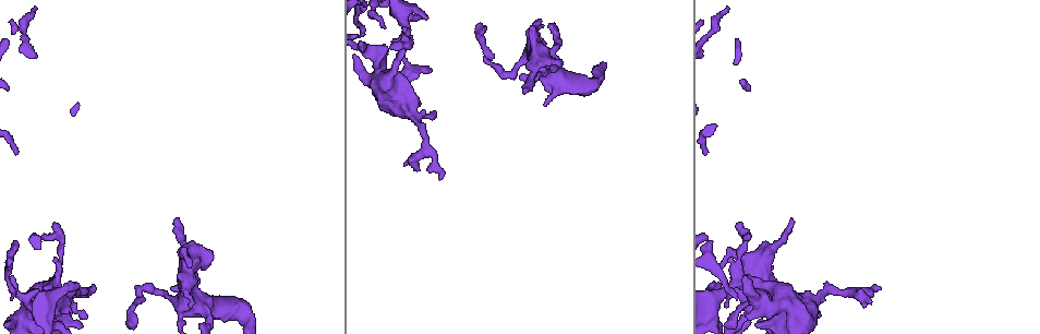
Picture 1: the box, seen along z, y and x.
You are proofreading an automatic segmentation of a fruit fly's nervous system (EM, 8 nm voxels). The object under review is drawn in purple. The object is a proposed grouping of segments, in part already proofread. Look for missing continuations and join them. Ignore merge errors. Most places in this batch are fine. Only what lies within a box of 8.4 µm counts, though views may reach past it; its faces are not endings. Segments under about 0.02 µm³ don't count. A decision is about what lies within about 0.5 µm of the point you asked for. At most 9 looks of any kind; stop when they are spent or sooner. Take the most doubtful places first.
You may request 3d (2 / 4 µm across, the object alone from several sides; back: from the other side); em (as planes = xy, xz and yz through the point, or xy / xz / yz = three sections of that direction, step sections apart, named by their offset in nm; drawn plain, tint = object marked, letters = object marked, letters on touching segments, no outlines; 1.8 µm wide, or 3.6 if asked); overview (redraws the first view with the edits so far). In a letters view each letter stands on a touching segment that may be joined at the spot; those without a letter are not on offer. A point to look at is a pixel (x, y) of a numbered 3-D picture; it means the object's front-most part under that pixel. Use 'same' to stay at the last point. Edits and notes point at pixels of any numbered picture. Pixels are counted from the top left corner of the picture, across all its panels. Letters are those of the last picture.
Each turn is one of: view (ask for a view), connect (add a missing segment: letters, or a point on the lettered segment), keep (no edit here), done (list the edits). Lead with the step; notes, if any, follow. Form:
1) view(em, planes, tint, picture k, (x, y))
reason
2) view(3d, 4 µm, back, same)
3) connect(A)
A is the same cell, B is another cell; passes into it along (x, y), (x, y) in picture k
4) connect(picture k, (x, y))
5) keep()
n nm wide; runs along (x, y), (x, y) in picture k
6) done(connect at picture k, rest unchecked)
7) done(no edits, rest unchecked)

view(em, planes, tint, picture 1, (790, 218))
free end

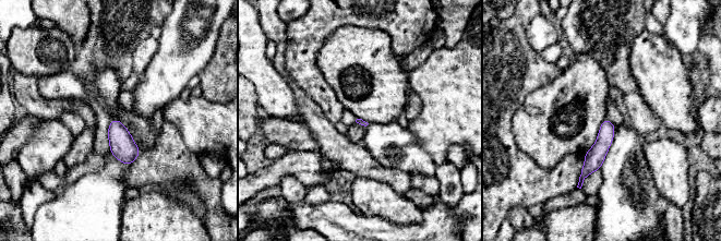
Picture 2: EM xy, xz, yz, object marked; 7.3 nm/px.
view(em, planes, letters, same)
see the neighbours

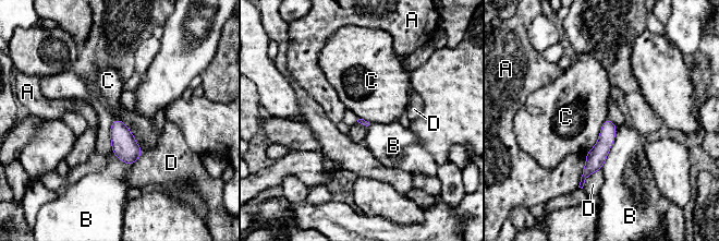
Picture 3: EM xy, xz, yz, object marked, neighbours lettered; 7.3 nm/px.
keep()
A, B, C and D are other cells; runs along (607, 122), (606, 141), (584, 176) in picture 3; none of them fits

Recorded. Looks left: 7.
view(em, 3.6 µm, xz, step 8, letters, picture 1, (384, 44))
an open end

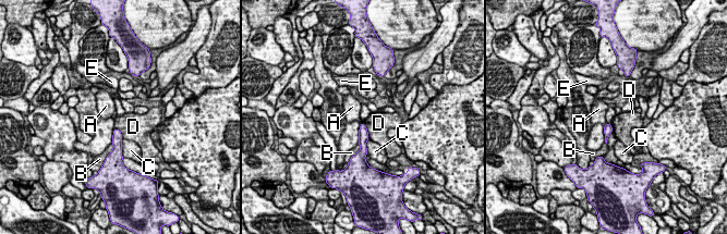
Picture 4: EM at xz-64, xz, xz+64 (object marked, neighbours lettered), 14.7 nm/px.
view(em, 3.6 µm, planes, letters, same)

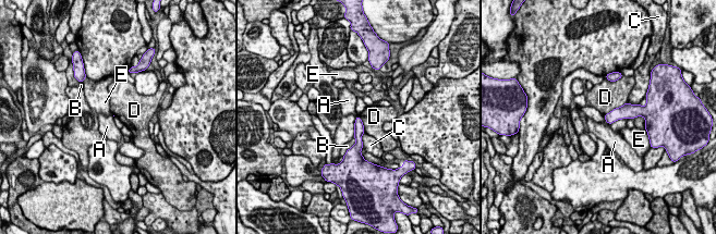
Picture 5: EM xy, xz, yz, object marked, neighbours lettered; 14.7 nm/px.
keep()
A, B, C, D and E are other cells; border along (626, 101), (604, 115) in picture 5; no lettered segment goes on from it

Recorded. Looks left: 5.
view(em, 3.6 µm, xz, step 8, letters, picture 1, (865, 305))
free end

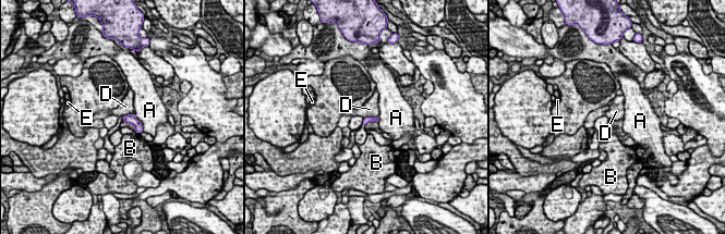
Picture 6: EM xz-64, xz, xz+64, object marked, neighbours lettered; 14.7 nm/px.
view(em, 3.6 µm, planes, letters, same)

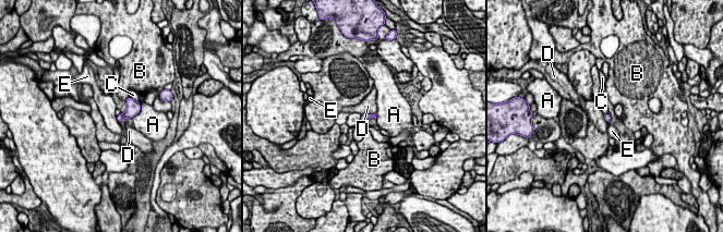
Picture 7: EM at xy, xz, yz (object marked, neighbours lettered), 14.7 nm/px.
keep()
90 nm wide; A touches over 260 nm; A, B, C, D and E are other cells; none of them fits

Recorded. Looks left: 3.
view(em, xz, step 16, letters, picture 1, (539, 20))
free end

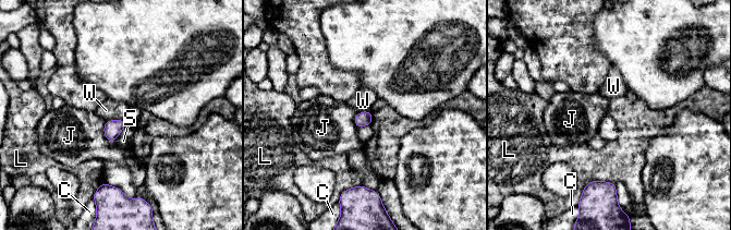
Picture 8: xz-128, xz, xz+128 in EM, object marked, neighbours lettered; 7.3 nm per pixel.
keep()
C, J, L, S and W are other cells; border along (123, 119), (109, 119), (105, 121) in picture 8; no lettered segment goes on from it

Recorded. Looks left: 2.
done(no edits, rest unchecked)

